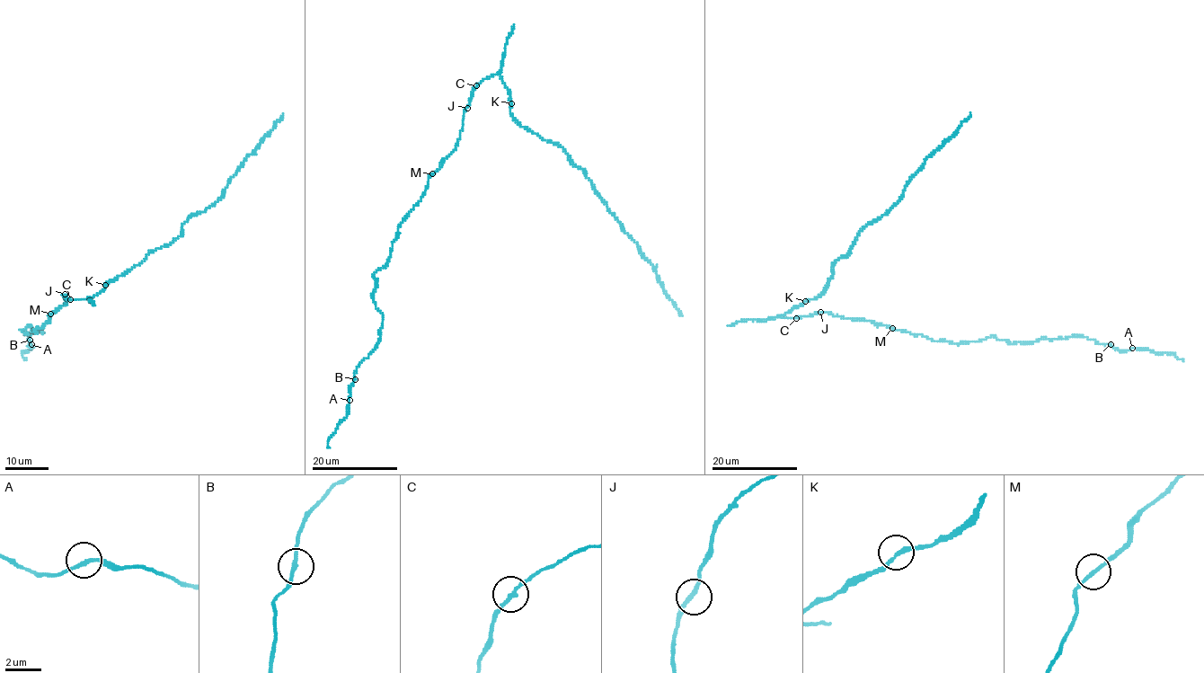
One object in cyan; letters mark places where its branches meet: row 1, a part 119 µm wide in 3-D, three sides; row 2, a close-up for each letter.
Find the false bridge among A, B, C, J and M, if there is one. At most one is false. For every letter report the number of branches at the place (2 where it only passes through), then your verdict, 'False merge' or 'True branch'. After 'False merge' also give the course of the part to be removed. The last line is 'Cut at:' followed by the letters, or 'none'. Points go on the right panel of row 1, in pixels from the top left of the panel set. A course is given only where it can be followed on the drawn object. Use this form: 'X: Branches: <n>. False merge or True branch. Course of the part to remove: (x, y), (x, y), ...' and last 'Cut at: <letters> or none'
A: Branches: 2. True branch
B: Branches: 2. True branch
C: Branches: 2. True branch
J: Branches: 2. True branch
M: Branches: 2. True branch
Cut at: none

